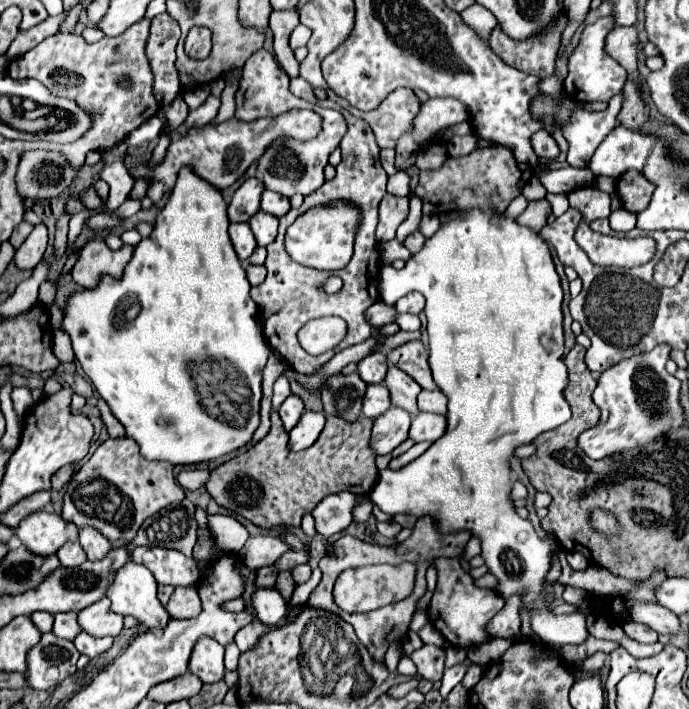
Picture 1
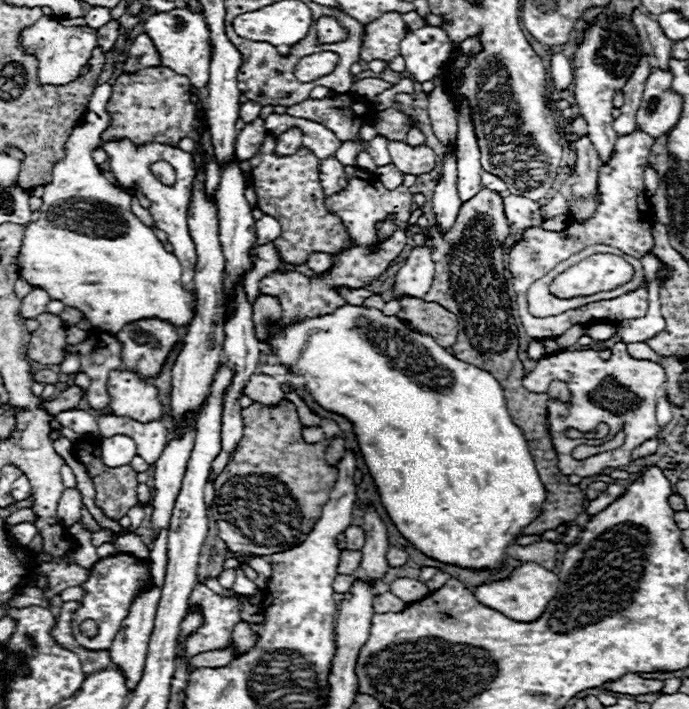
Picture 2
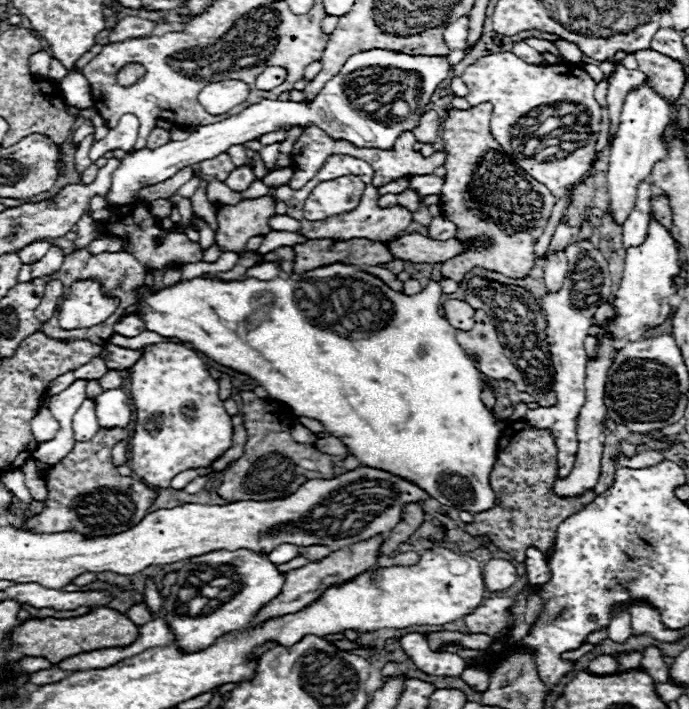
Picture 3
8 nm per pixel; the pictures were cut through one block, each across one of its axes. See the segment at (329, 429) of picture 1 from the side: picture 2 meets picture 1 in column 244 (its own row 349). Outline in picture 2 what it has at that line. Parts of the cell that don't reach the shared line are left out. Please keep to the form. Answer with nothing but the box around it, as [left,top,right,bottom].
[426,188,556,462]

